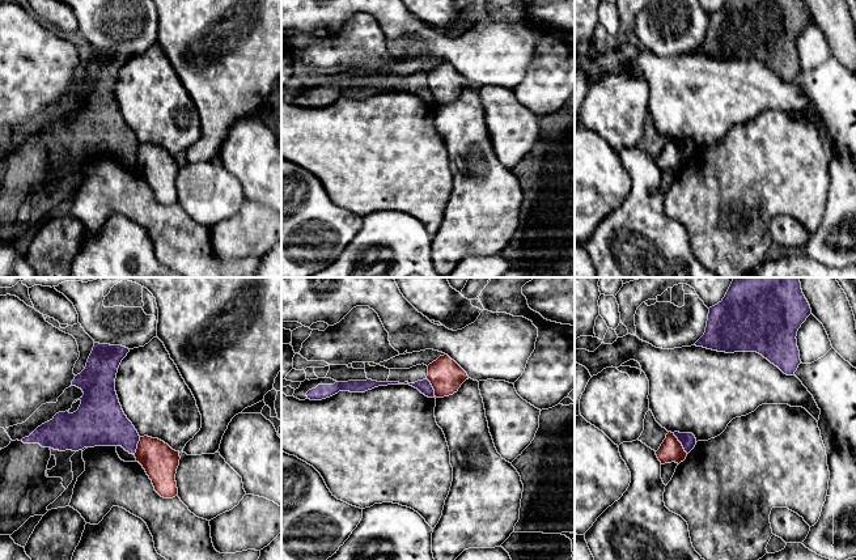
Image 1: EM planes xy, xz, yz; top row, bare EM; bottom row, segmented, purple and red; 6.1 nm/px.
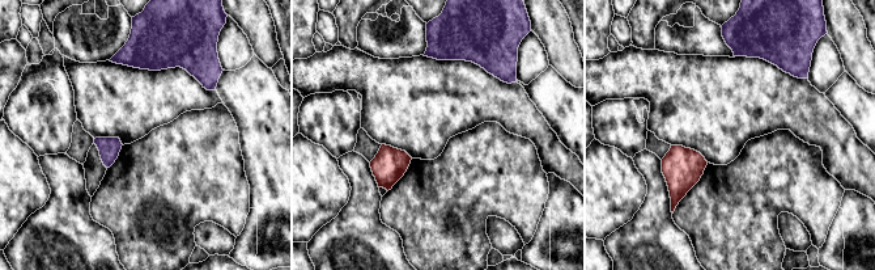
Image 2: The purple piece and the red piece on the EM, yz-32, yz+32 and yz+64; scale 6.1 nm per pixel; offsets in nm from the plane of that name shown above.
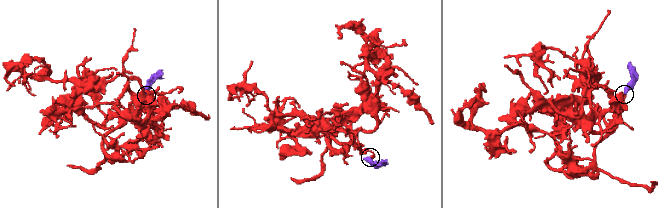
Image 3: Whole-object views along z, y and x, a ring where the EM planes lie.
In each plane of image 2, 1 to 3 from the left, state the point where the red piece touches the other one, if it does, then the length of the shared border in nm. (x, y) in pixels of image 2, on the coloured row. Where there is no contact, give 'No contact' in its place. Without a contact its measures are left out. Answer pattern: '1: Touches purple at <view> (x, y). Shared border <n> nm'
1: No contact
2: No contact
3: No contact

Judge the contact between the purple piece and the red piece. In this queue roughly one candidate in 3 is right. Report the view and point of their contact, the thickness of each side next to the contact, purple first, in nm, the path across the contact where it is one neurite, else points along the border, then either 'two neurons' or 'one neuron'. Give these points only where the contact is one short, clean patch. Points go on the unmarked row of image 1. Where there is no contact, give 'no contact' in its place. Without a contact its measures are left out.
contact yz (681, 149); calibres 90 and 140 nm; border yz (673, 140), (687, 160); two neurons

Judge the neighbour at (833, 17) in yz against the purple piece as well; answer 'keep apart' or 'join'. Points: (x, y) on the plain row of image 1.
keep apart

